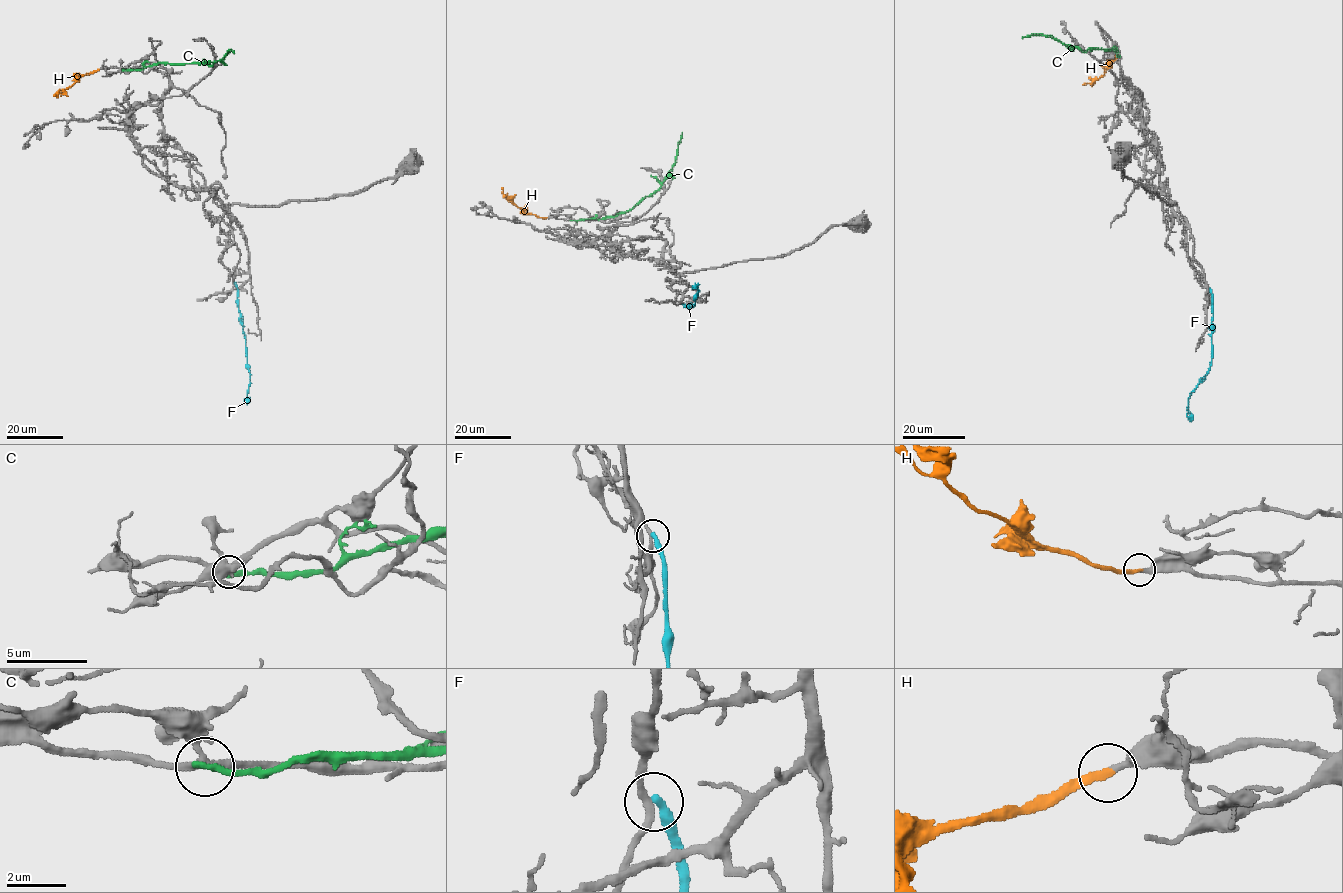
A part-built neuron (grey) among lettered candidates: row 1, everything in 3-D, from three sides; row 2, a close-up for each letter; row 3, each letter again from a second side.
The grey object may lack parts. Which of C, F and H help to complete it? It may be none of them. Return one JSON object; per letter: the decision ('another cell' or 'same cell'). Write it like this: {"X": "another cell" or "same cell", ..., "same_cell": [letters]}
{"C": "another cell", "F": "another cell", "H": "same cell", "same_cell": ["H"]}

